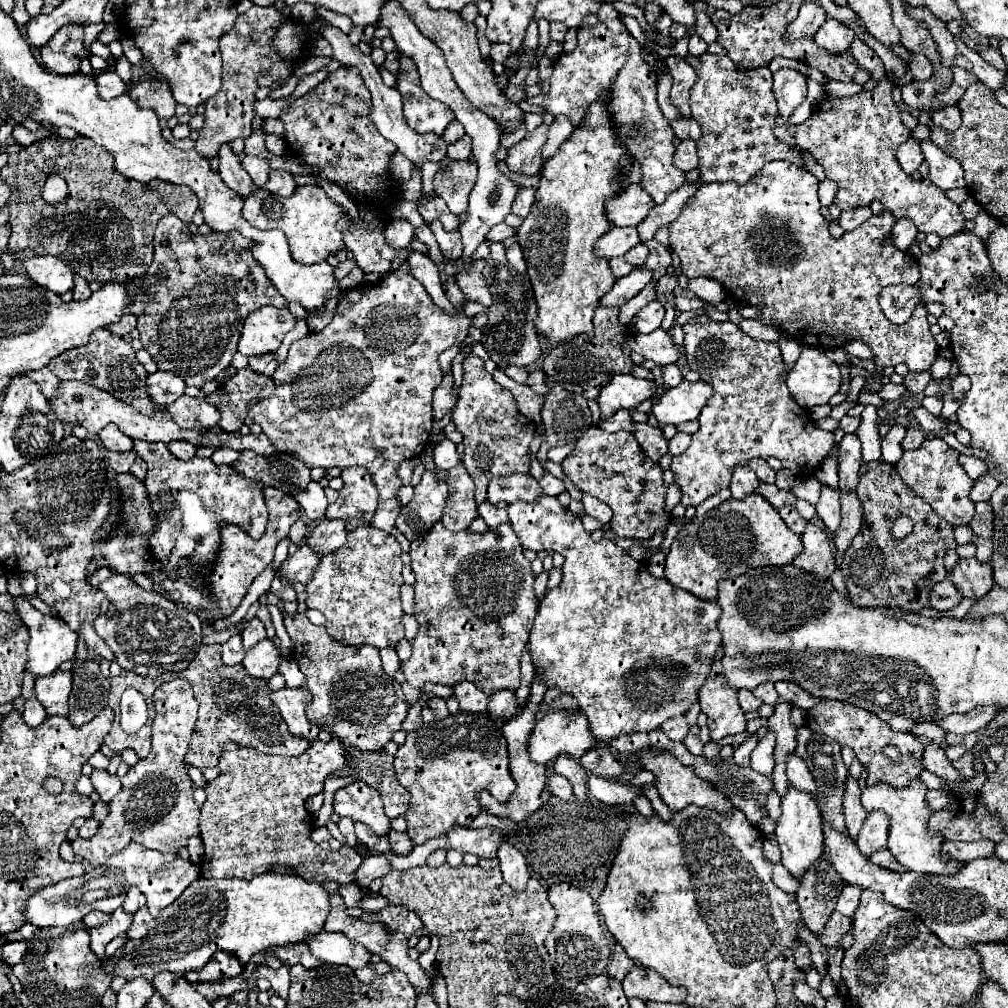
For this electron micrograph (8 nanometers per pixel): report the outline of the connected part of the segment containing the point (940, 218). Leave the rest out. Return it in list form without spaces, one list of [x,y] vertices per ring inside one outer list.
[[[884,77],[872,91],[832,101],[824,95],[820,105],[812,111],[812,117],[788,131],[794,135],[798,147],[808,149],[816,157],[824,167],[826,177],[838,183],[840,191],[836,193],[834,203],[838,203],[842,211],[866,207],[878,199],[898,219],[910,217],[922,233],[936,233],[942,239],[958,235],[958,231],[966,231],[962,209],[934,183],[914,181],[896,161],[896,149],[910,137],[910,131],[902,123],[900,107],[892,99],[892,85],[894,81]]]

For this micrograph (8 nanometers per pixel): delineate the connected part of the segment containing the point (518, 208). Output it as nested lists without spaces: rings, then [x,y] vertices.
[[[520,189],[518,197],[514,199],[512,213],[518,217],[526,217],[530,213],[530,207],[534,203],[534,189]]]

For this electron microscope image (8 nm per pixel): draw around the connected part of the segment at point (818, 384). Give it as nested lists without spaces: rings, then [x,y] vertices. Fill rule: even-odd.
[[[802,347],[802,353],[790,371],[786,385],[794,401],[810,409],[814,405],[824,405],[832,395],[840,391],[840,369],[832,359],[824,355],[822,349]]]

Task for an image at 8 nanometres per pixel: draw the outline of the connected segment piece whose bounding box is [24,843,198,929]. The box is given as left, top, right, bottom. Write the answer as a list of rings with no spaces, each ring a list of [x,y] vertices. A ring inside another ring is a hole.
[[[128,845],[124,851],[114,855],[106,865],[84,873],[82,877],[72,877],[58,881],[42,891],[36,891],[26,901],[24,921],[34,927],[70,927],[90,911],[112,913],[122,906],[126,892],[130,887],[136,886],[148,899],[148,909],[152,917],[158,917],[164,907],[174,903],[180,893],[198,879],[196,865],[192,861],[184,861],[180,855],[174,853],[160,853],[146,849],[142,845]],[[118,887],[123,887],[123,892],[118,894]]]

